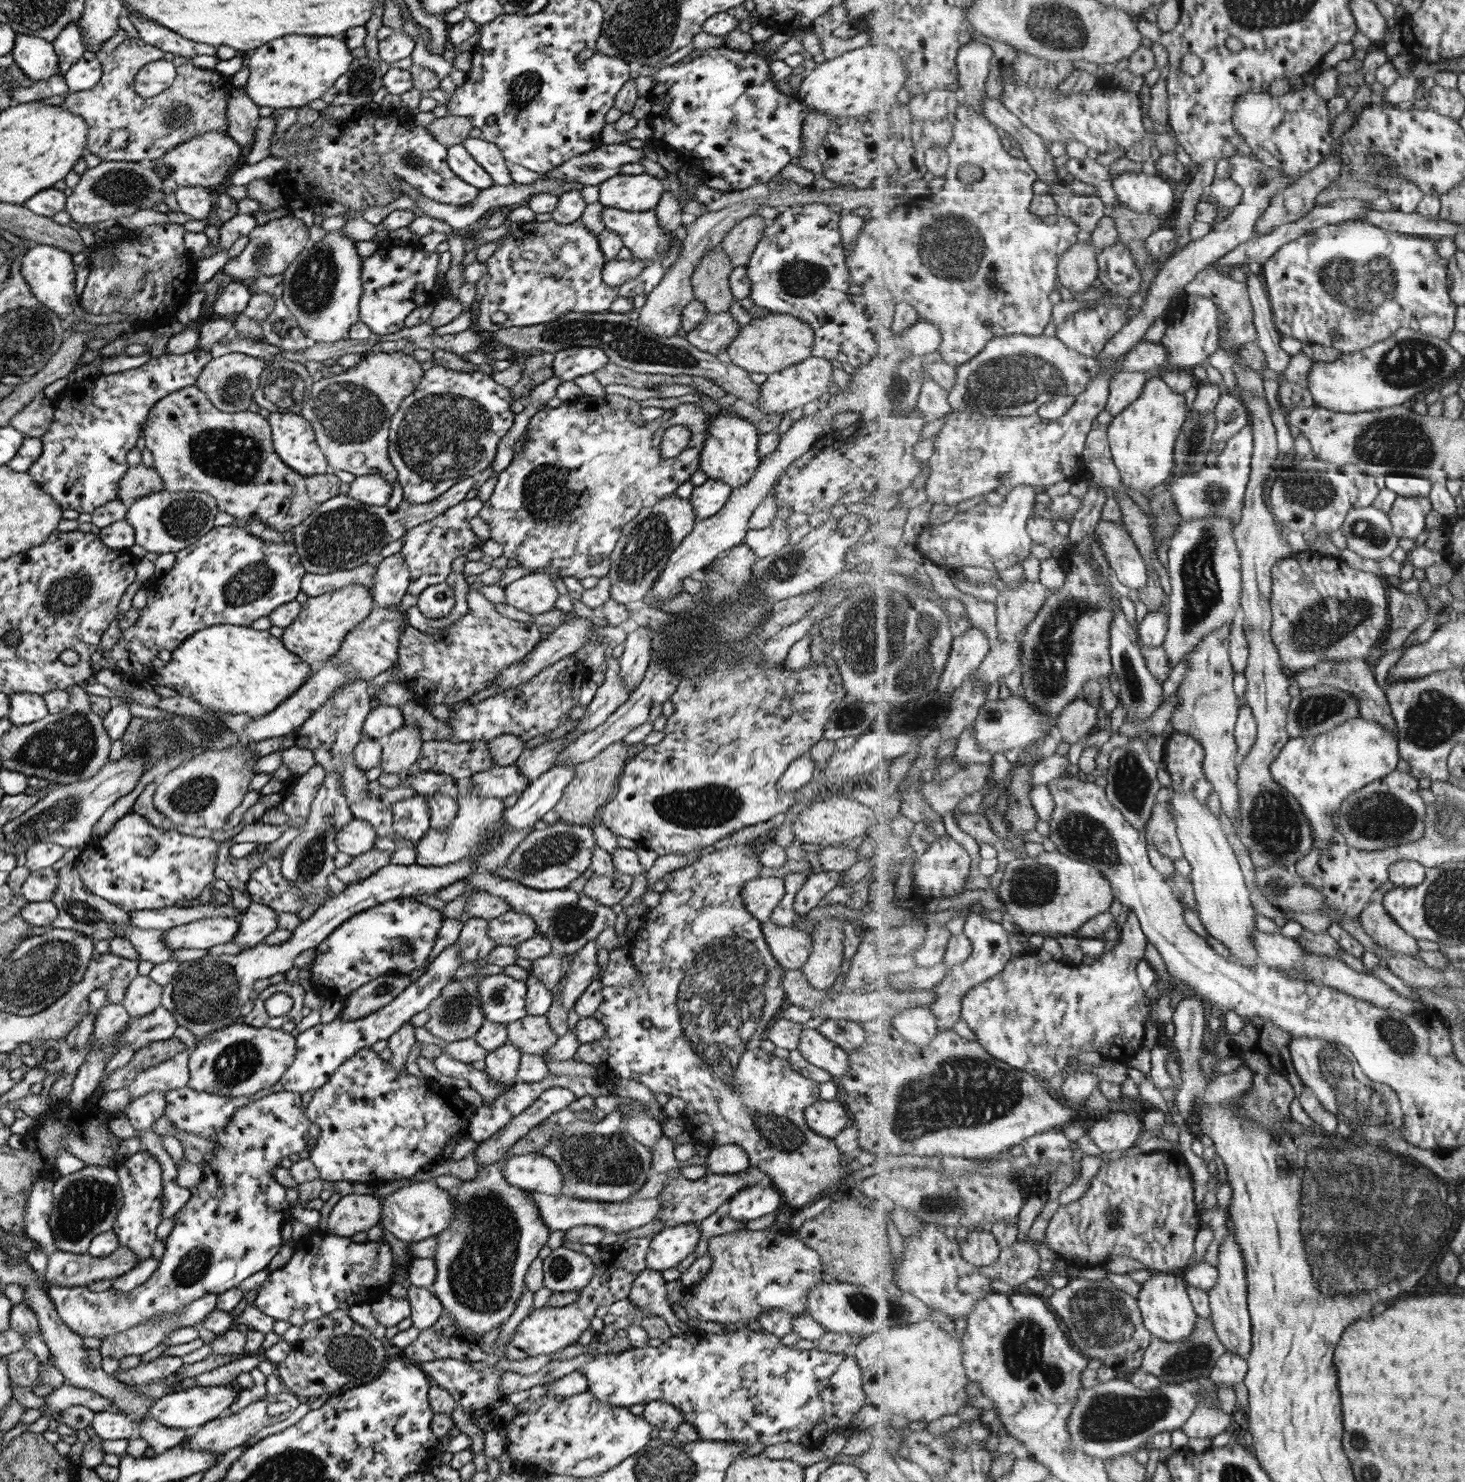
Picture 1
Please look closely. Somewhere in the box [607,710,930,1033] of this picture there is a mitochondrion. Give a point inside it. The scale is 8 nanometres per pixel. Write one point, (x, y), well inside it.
(708, 805)

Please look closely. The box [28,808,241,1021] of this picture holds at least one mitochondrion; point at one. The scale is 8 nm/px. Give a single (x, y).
(79, 911)

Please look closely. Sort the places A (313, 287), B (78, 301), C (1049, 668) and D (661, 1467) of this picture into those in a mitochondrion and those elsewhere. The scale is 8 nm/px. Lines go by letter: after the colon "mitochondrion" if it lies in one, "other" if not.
A: mitochondrion
B: other
C: mitochondrion
D: mitochondrion

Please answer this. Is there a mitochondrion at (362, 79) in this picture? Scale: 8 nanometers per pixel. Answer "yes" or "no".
yes

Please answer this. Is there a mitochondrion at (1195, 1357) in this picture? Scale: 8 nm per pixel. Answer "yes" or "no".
yes

